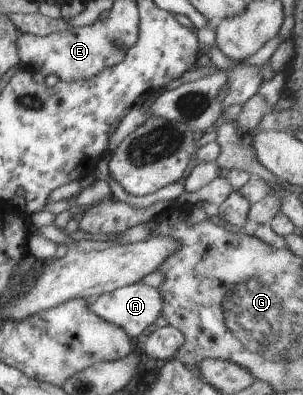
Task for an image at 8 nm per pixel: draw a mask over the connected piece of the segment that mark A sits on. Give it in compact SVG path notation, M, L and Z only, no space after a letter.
M140 281L99 296L94 302L89 303L89 307L101 319L123 328L132 339L140 340L152 327L161 322L163 296L158 288Z

